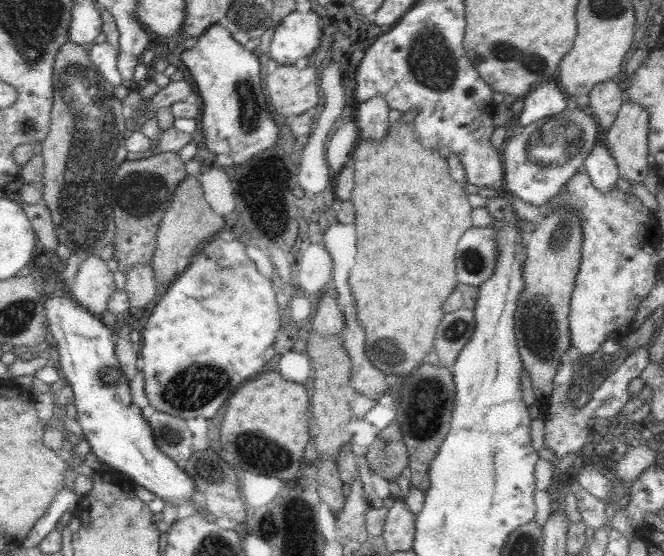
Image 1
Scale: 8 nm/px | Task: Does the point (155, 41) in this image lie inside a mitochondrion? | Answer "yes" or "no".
no

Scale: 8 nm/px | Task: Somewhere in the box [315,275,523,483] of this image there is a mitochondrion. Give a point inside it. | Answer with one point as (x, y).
(427, 402)

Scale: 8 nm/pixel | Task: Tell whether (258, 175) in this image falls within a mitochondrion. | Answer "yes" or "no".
no

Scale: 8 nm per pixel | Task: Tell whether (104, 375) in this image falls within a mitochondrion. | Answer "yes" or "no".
yes

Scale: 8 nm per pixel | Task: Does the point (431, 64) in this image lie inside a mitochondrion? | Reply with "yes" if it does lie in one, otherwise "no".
yes

